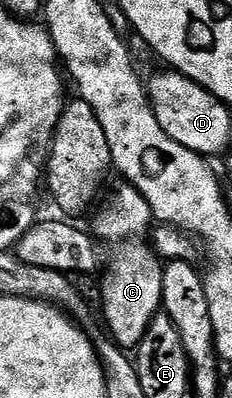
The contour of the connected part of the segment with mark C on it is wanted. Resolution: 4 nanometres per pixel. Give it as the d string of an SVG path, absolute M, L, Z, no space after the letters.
M118 179L108 189L101 194L100 204L92 213L92 233L104 246L106 256L104 272L101 274L102 317L110 328L108 333L114 344L123 351L134 351L144 339L152 319L162 309L164 265L154 254L153 244L148 240L152 233L152 214L148 199L144 199L136 186L125 179Z

